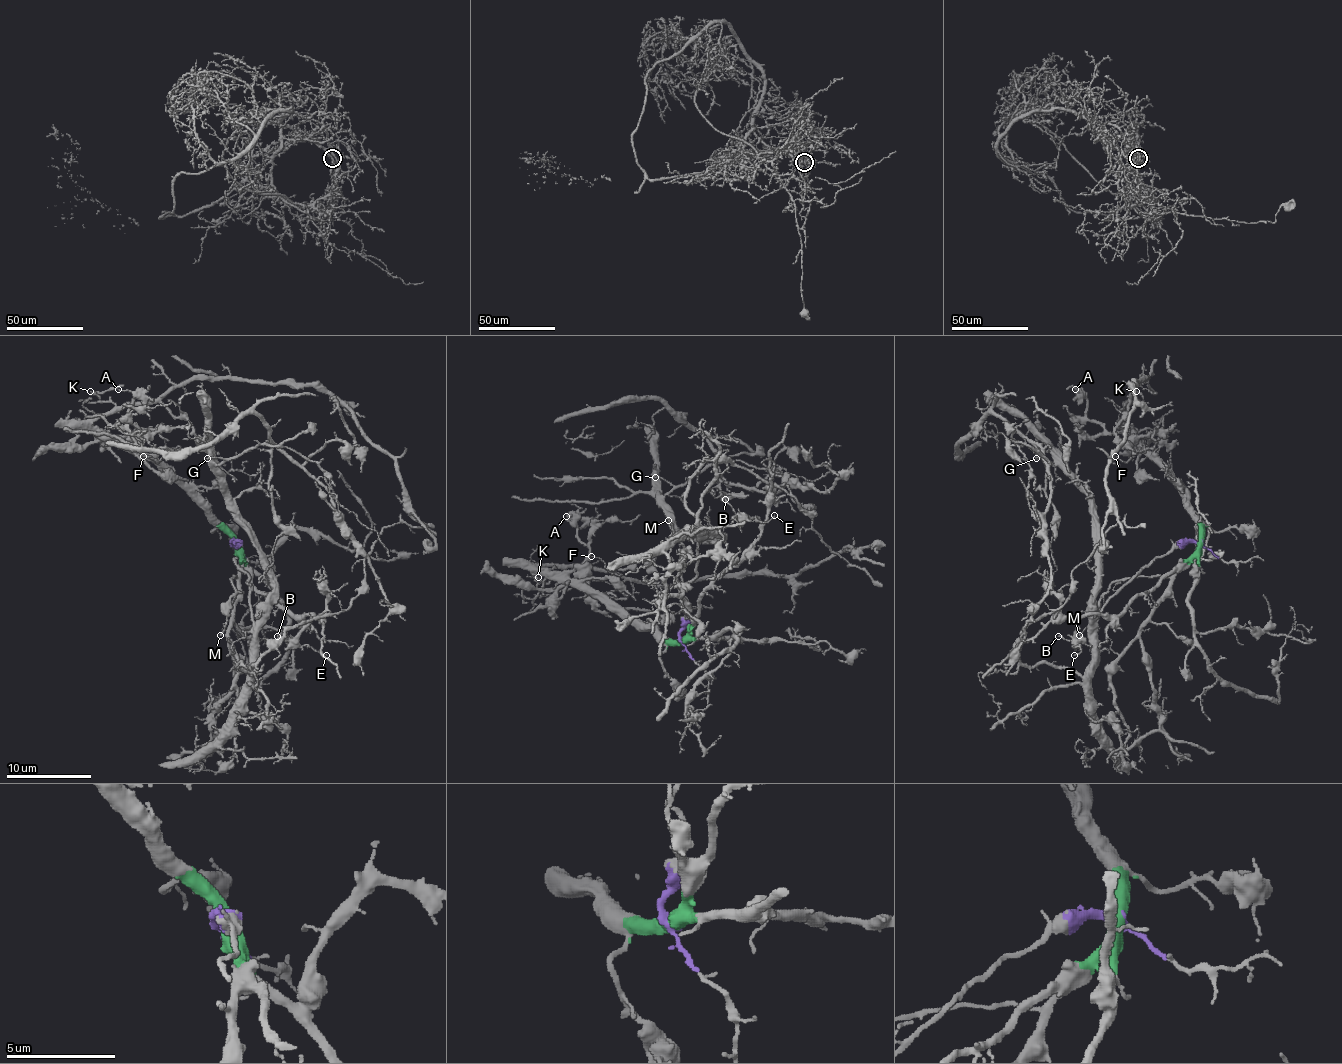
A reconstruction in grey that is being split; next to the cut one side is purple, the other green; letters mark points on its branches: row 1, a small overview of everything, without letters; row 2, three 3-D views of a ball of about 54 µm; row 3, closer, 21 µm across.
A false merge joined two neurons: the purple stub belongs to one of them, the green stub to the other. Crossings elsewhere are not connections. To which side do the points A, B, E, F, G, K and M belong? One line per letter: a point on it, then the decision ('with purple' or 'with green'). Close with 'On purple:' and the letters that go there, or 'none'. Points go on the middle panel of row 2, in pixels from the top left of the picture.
A: at (566, 516); with green
B: at (725, 499); with green
E: at (774, 515); with green
F: at (591, 556); with green
G: at (655, 477); with purple
K: at (538, 577); with green
M: at (668, 520); with green
On purple: G

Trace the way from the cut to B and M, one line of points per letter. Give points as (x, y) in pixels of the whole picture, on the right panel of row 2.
B: (1201, 544), (1150, 591), (1141, 593), (1118, 614), (1090, 614), (1077, 623), (1073, 640), (1058, 635)
M: (1201, 544), (1171, 576), (1116, 580), (1101, 597), (1094, 620), (1080, 635)

